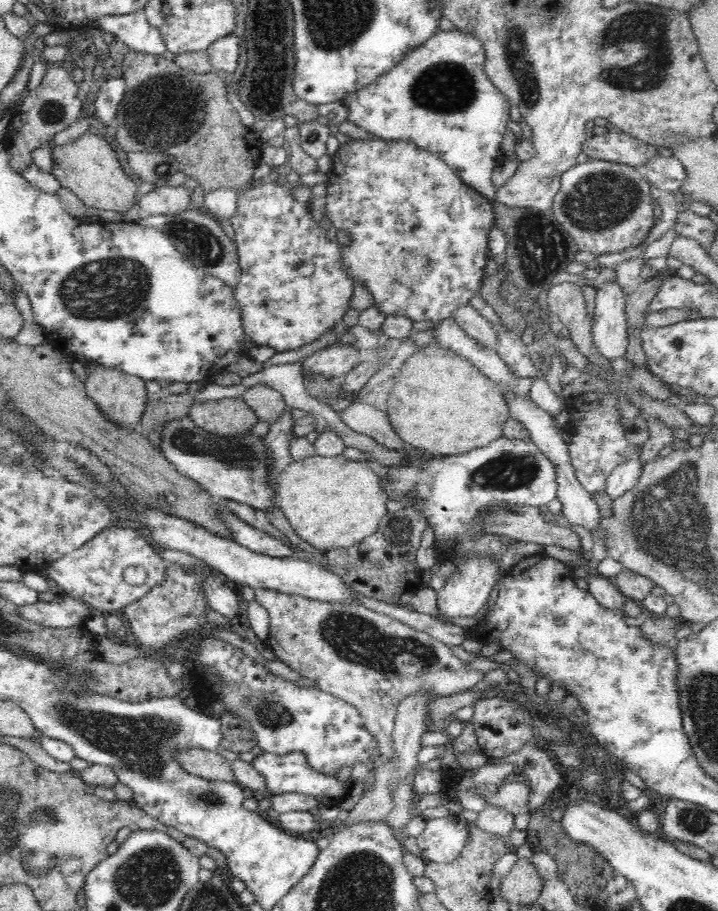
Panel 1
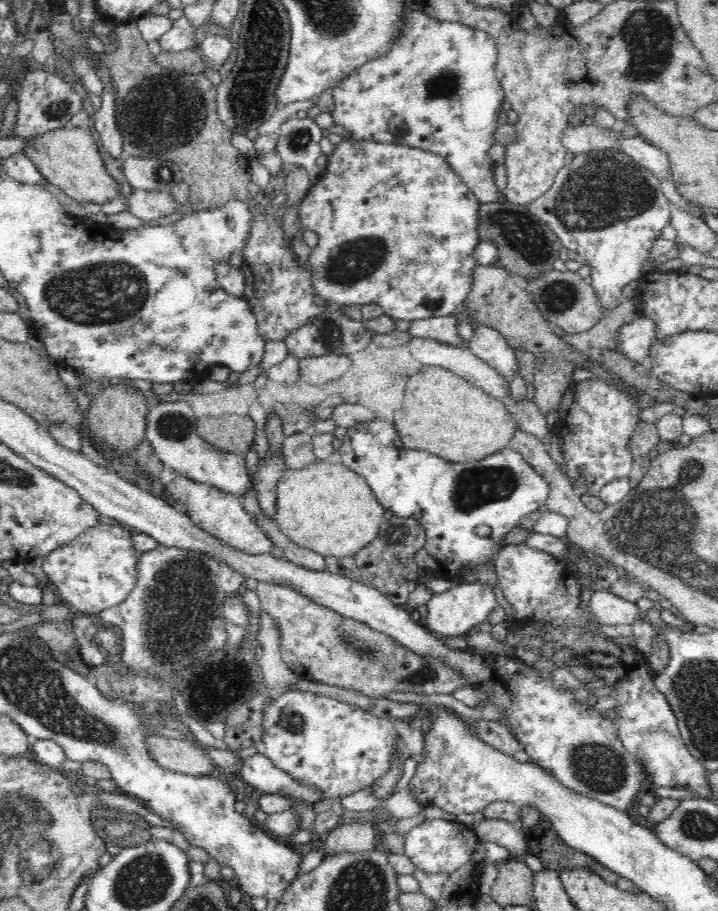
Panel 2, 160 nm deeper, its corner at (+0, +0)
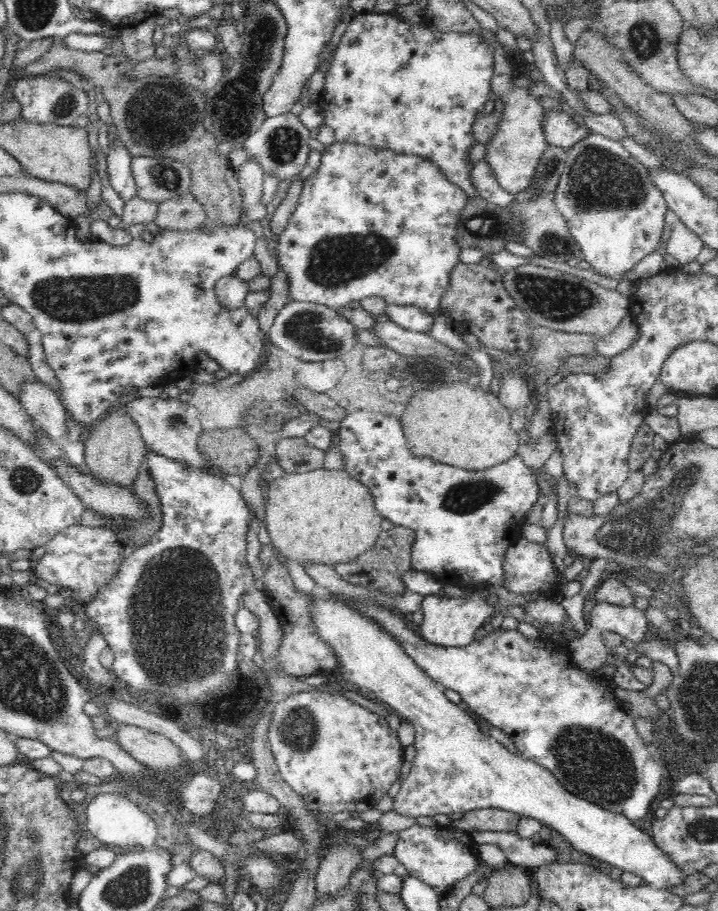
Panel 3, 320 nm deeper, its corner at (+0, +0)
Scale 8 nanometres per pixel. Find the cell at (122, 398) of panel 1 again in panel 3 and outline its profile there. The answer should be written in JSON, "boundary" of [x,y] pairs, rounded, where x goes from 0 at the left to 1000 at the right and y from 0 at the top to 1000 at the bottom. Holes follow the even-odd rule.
{"boundary":[[[175,446],[163,450],[156,448],[153,454],[131,469],[118,485],[118,506],[123,518],[130,524],[181,538],[201,507],[203,495],[202,483],[188,461],[184,461],[182,456],[178,454]]]}

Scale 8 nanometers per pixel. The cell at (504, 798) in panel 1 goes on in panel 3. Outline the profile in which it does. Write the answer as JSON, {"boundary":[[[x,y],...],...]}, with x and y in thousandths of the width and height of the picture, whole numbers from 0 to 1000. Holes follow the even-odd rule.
{"boundary":[[[671,887],[646,892],[643,898],[628,901],[625,907],[650,914],[659,911],[713,913],[726,897],[724,894],[699,887]]]}

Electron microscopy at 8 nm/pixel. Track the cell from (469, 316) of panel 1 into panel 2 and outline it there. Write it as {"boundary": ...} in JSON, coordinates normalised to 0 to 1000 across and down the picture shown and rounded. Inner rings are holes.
{"boundary":[[[667,358],[666,362],[660,363],[653,381],[666,393],[691,405],[712,423],[716,411],[723,408],[723,400],[717,384],[699,369],[694,362]]]}

